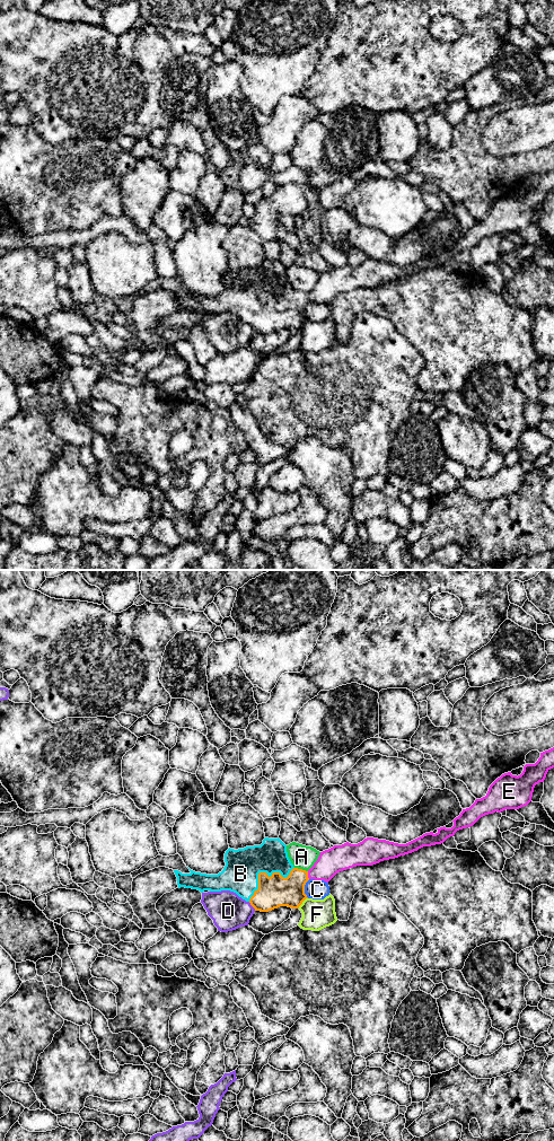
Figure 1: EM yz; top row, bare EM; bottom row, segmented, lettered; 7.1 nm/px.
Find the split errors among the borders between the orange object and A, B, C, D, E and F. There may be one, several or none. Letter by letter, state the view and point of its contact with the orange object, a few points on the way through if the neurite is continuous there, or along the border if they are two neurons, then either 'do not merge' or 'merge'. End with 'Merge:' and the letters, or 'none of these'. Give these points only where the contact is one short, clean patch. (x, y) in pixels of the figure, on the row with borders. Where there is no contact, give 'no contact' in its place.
A: yz (301, 869) | do not merge
B: yz (263, 872) | merge
C: yz (304, 888) | do not merge
D: yz (252, 905) | along yz (248, 902), (255, 910) | do not merge
E: yz (307, 875) | across yz (276, 891), (287, 891), (307, 875), (322, 870), (336, 859) | merge
F: yz (301, 903) | do not merge
Merge: B, E

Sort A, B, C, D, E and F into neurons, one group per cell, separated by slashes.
A / B E / C / D / F

